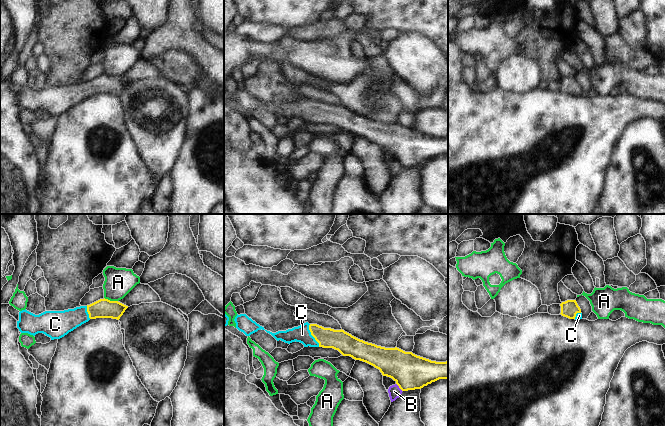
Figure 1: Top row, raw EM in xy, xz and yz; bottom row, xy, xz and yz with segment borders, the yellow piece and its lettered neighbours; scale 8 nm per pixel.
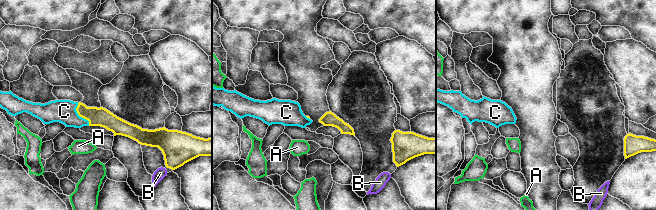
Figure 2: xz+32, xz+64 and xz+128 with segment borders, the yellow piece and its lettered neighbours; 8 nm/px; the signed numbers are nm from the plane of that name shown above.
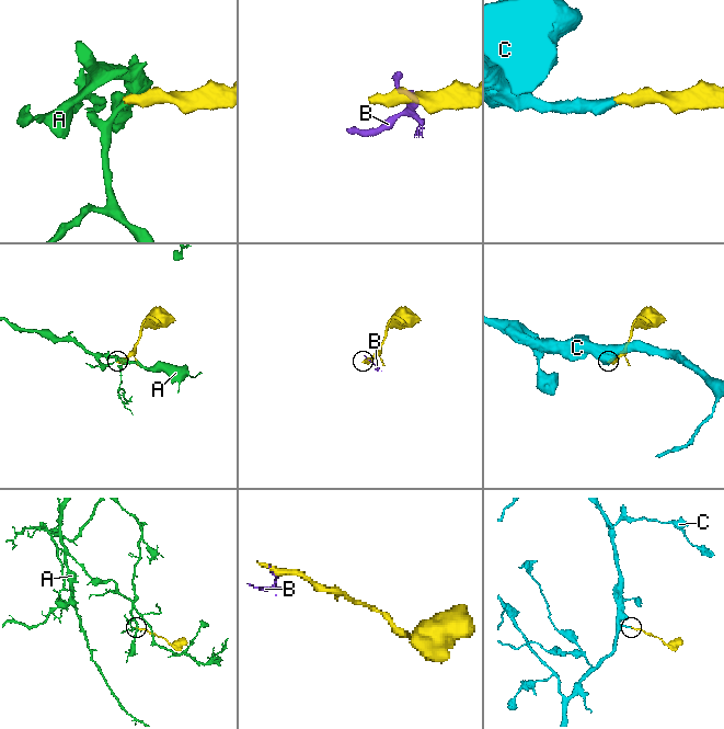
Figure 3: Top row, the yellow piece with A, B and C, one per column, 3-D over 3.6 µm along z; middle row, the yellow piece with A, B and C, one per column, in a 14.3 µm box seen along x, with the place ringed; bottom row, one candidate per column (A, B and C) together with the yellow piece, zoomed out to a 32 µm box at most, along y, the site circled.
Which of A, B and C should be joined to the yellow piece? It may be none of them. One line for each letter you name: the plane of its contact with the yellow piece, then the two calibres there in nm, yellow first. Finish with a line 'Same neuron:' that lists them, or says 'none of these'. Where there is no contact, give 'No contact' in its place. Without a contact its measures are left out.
C: Touches yellow in xz. Thickness 160 nm (yellow) against 140 nm
Same neuron: C.

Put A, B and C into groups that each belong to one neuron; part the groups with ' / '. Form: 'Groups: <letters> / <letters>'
Groups: A / B / C.

